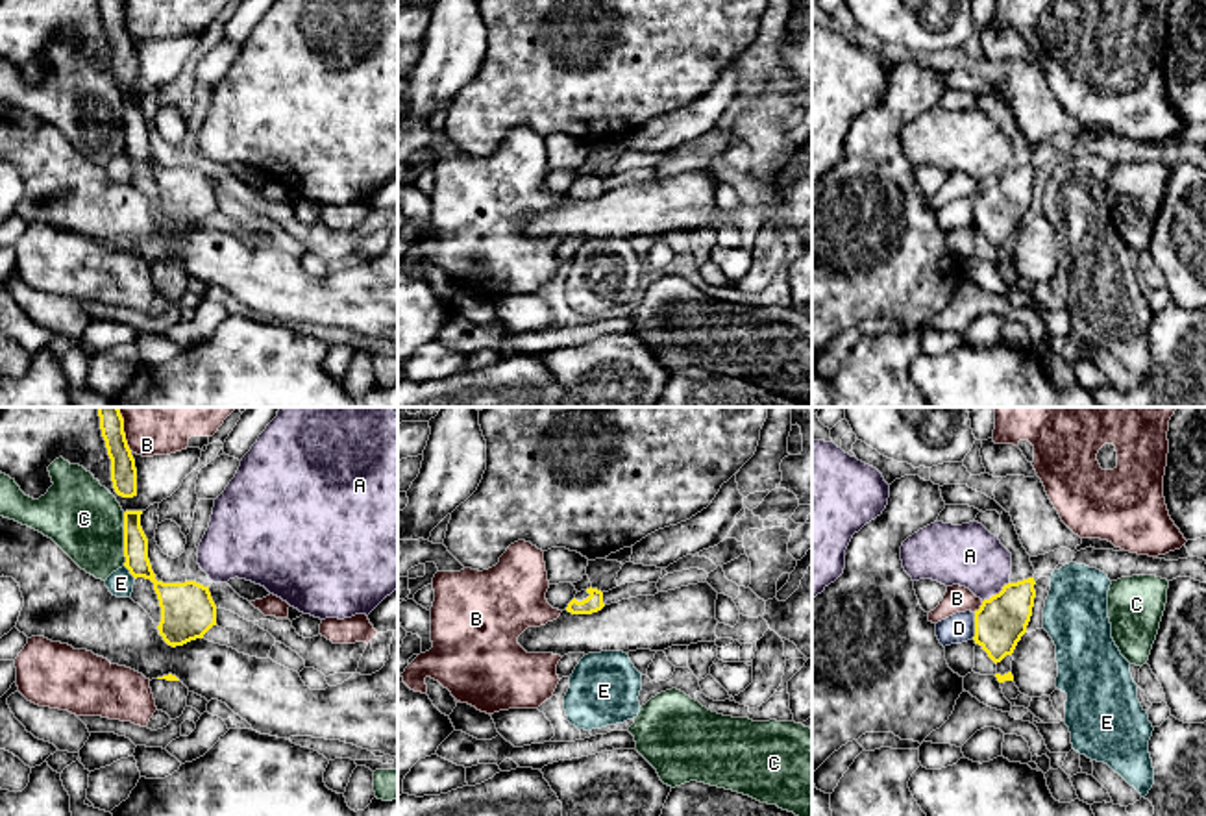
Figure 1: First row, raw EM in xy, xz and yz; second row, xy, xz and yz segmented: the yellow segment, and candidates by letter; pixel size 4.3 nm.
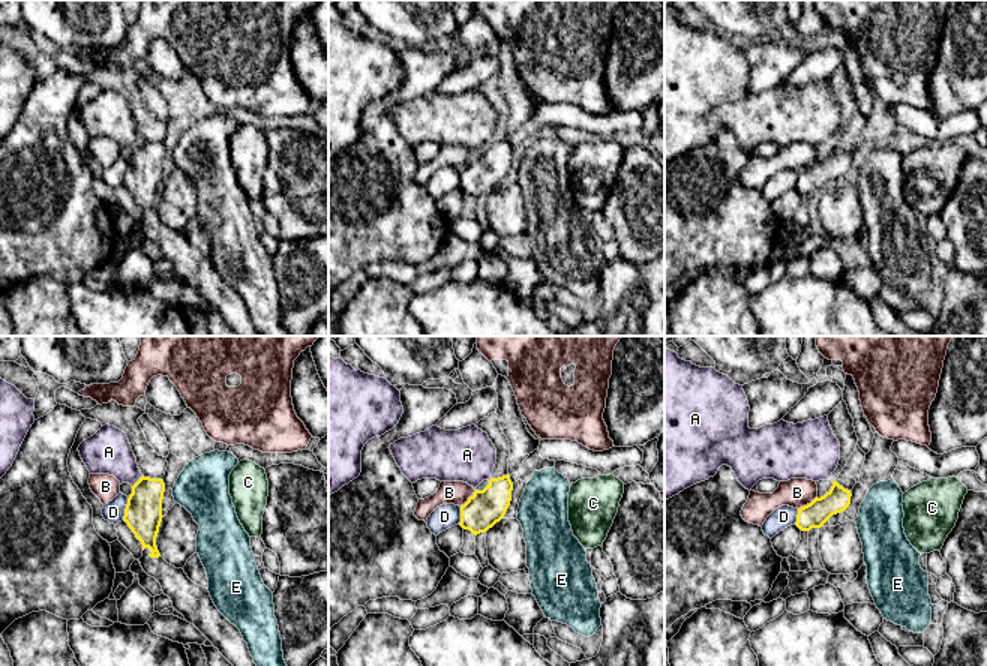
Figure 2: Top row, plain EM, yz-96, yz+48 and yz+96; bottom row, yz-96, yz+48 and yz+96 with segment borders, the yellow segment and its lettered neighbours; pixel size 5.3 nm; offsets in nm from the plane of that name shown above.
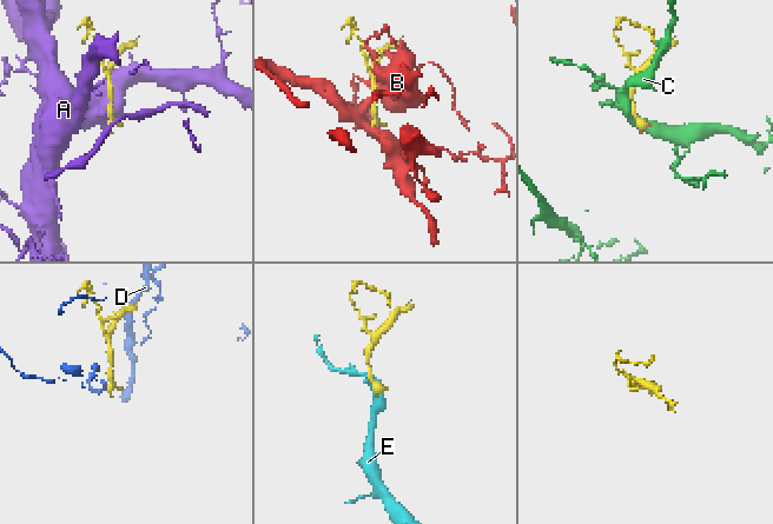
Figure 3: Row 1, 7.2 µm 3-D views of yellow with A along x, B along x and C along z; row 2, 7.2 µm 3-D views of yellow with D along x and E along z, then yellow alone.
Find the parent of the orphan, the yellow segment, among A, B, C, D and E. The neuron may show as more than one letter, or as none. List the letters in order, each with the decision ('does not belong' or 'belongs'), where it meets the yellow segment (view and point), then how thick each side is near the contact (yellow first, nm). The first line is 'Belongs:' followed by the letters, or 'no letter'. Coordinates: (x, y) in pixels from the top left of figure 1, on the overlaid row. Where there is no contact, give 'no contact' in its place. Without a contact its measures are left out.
Belongs: no letter
A: does not belong | yz (996, 594) | 220/280 nm
B: does not belong | yz (981, 607) | 220/120 nm
C: does not belong | xy (124, 539) | 110/320 nm
D: does not belong | yz (975, 626) | 220/130 nm
E: does not belong | xy (130, 572) | 170/110 nm

